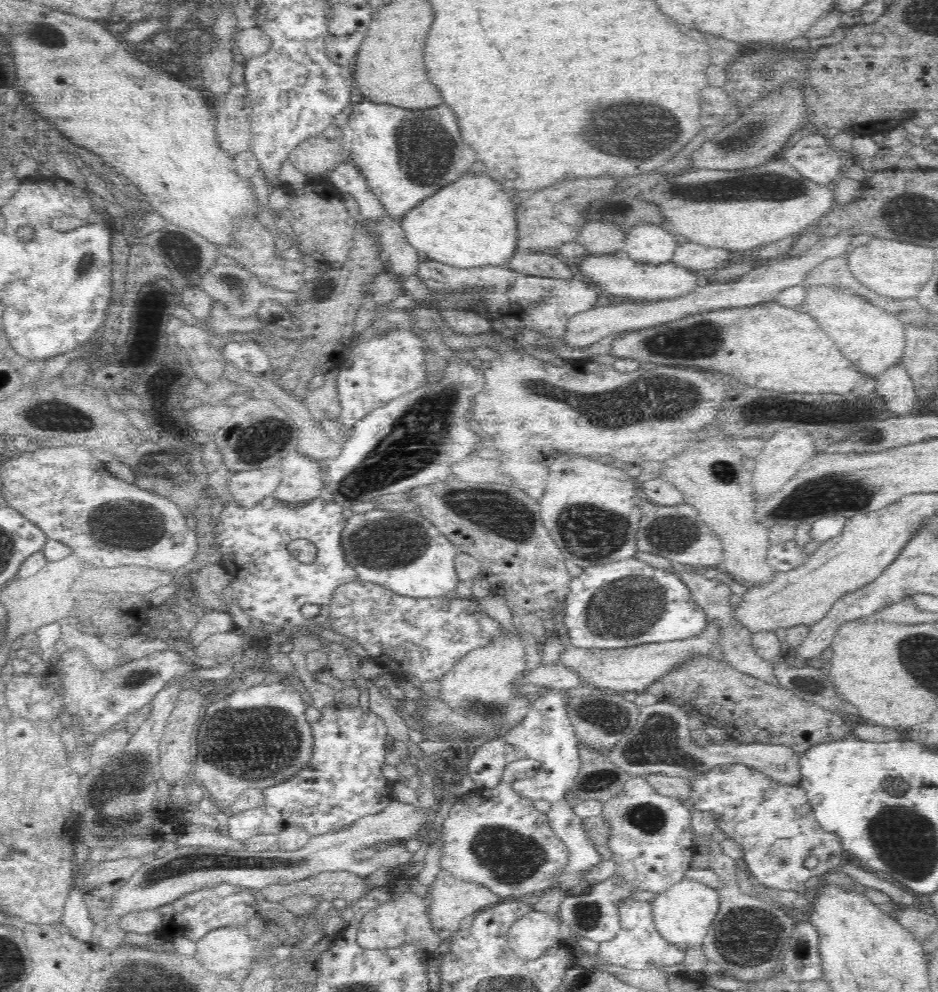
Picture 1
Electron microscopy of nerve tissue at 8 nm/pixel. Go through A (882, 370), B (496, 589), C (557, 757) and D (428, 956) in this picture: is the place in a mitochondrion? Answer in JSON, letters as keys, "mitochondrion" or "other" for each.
{"A":"other","B":"other","C":"other","D":"other"}

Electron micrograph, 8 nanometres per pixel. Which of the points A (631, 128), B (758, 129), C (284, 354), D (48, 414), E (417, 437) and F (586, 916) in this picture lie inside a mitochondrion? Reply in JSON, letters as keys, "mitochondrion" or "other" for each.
{"A":"mitochondrion","B":"mitochondrion","C":"other","D":"mitochondrion","E":"mitochondrion","F":"mitochondrion"}

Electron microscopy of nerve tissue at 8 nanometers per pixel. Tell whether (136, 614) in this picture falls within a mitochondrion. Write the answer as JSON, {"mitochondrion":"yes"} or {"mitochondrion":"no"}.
{"mitochondrion":"no"}

